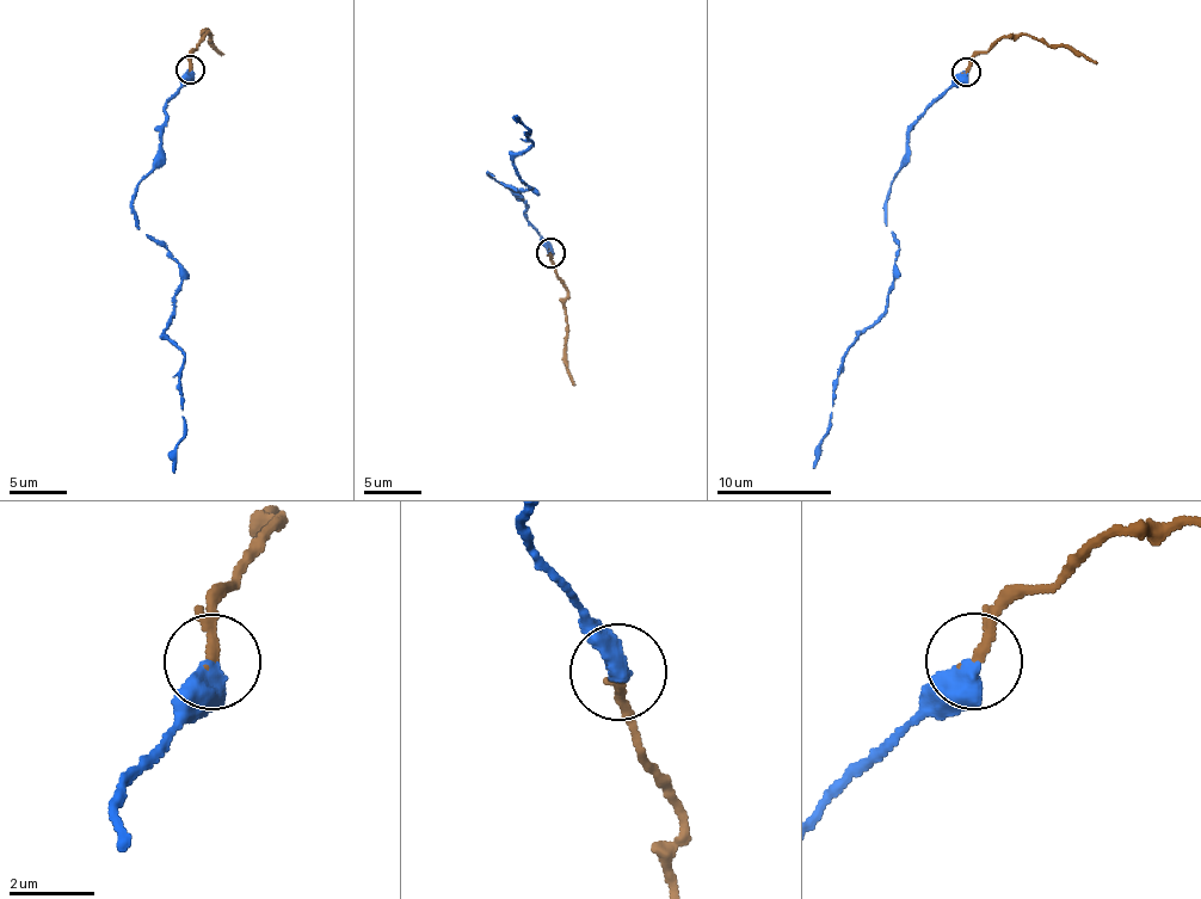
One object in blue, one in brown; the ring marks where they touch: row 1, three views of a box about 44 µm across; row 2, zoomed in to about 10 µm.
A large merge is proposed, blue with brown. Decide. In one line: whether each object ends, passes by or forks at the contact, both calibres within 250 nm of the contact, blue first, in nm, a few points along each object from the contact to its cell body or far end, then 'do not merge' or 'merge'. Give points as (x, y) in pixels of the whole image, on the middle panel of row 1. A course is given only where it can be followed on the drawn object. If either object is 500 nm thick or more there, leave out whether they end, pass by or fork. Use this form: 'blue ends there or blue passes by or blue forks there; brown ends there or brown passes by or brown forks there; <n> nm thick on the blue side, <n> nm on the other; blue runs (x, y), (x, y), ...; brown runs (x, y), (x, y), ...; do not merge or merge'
550 nm thick on the blue side, 200 nm on the other; blue runs (550, 252), (525, 219), (521, 197), (490, 174), (516, 190), (530, 189), (512, 159), (531, 143), (515, 116); brown runs (550, 252), (555, 277), (567, 288), (565, 353), (574, 386); do not merge

